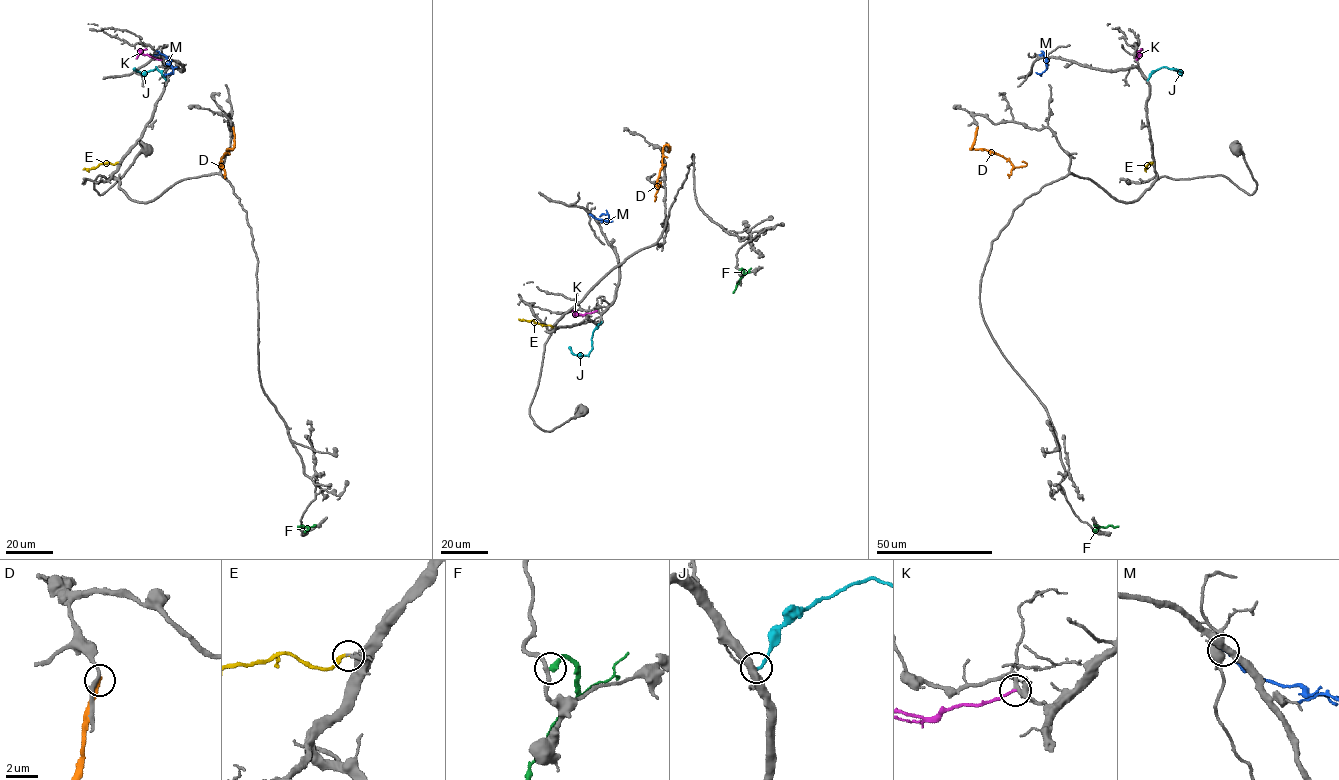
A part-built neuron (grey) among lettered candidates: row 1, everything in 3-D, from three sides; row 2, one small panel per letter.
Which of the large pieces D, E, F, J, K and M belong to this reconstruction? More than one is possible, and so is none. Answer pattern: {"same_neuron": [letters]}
{"same_neuron": ["E"]}

